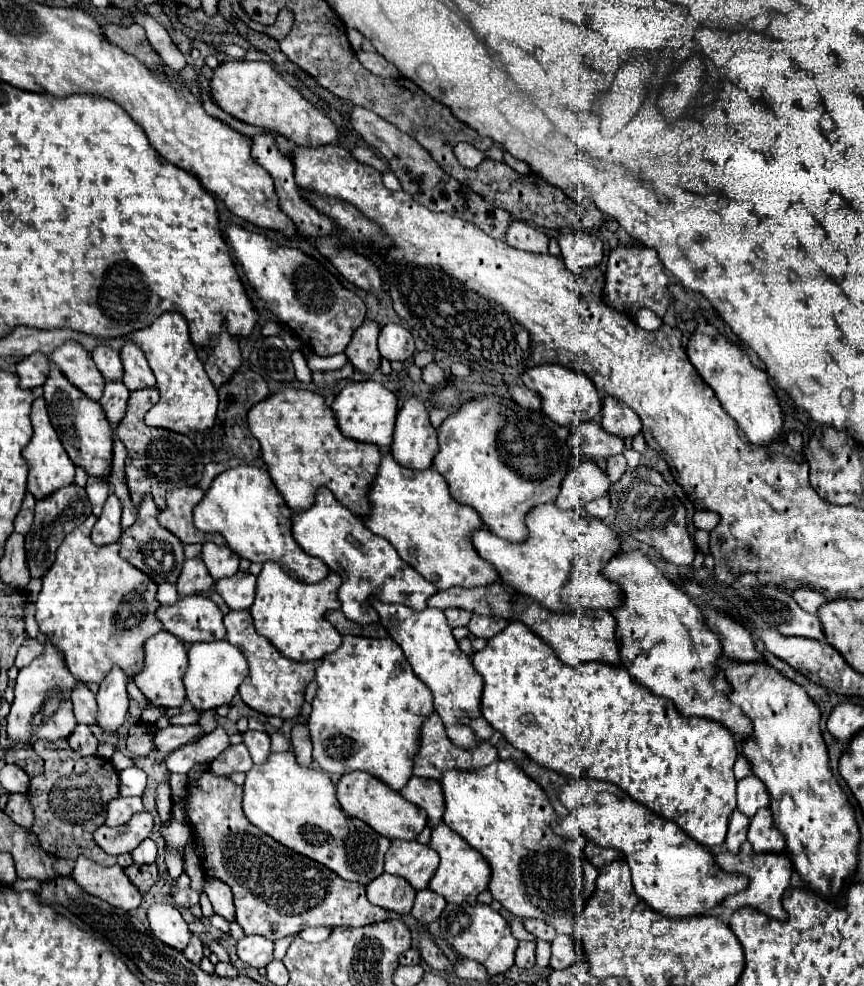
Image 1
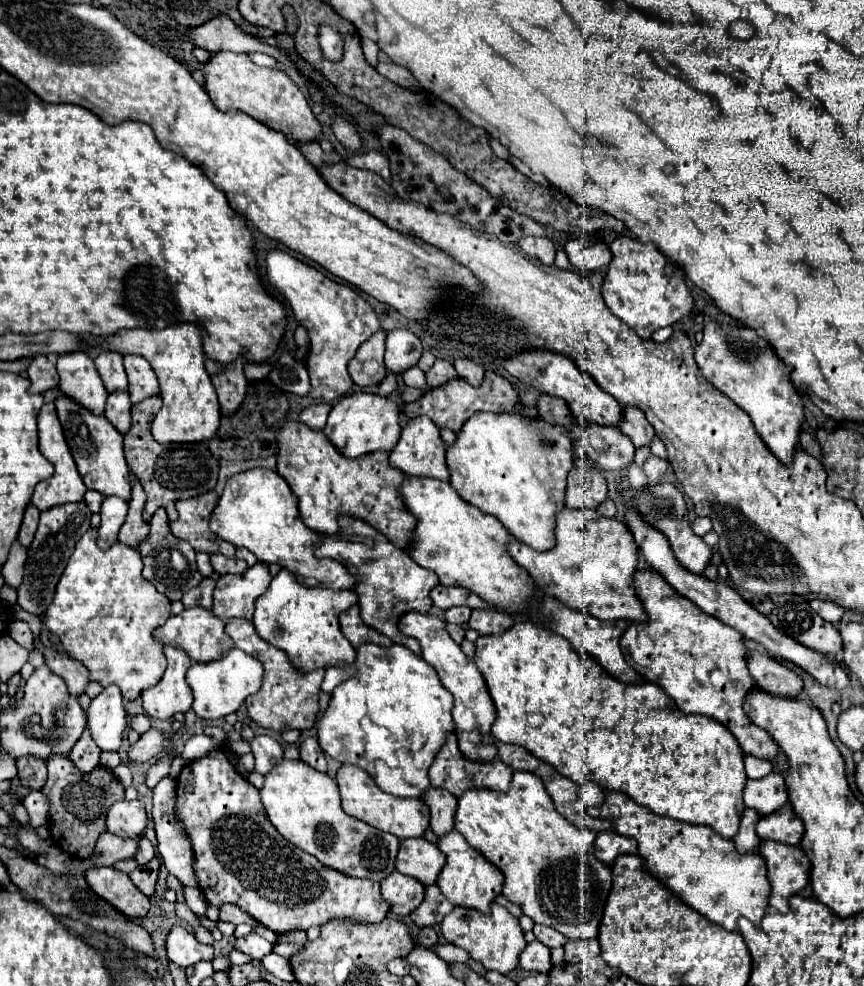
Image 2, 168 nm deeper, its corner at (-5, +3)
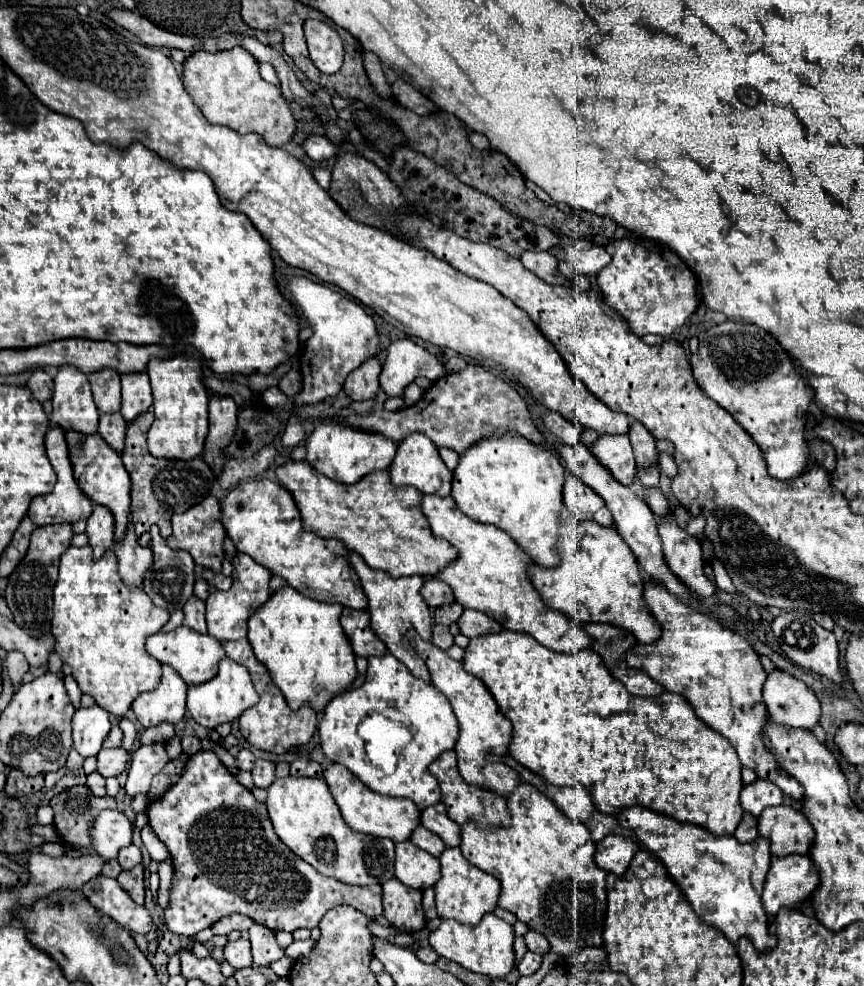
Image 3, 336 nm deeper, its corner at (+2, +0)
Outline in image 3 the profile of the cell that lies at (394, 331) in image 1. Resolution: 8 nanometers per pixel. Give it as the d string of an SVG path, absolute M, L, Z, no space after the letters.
M397 339L387 347L387 359L381 371L381 389L389 397L403 395L403 389L417 377L425 375L431 381L445 375L445 367L429 351L411 339Z

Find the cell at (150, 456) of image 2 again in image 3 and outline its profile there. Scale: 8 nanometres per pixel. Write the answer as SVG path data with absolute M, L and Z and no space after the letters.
M145 411L133 423L127 425L127 437L125 437L125 449L123 449L123 463L125 469L131 475L131 511L133 511L133 527L137 533L137 541L141 545L149 545L149 527L155 523L161 529L163 537L171 535L171 515L183 513L189 507L197 505L201 499L205 499L215 483L215 475L211 467L201 459L157 459L149 455L147 451L147 429L153 423L153 413Z

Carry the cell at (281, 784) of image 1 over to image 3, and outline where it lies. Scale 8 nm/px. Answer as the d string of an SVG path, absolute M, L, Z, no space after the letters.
M279 777L269 785L265 805L279 839L321 875L349 885L385 883L393 877L393 841L351 831L345 825L325 779Z

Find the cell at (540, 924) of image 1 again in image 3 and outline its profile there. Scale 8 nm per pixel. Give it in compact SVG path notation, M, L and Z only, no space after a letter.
M529 929L527 935L525 935L525 941L527 941L527 949L533 951L533 953L547 953L549 951L549 941L545 937L541 937L537 931Z

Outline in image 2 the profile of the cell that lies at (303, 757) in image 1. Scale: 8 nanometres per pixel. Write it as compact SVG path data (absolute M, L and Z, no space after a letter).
M306 738L300 744L300 760L306 762L308 766L316 768L318 772L326 772L326 756L316 738Z

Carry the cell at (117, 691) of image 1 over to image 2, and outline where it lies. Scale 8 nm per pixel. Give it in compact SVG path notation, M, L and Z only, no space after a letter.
M108 686L98 694L88 710L88 730L92 740L100 750L118 750L122 742L122 732L128 726L124 698L116 686Z

